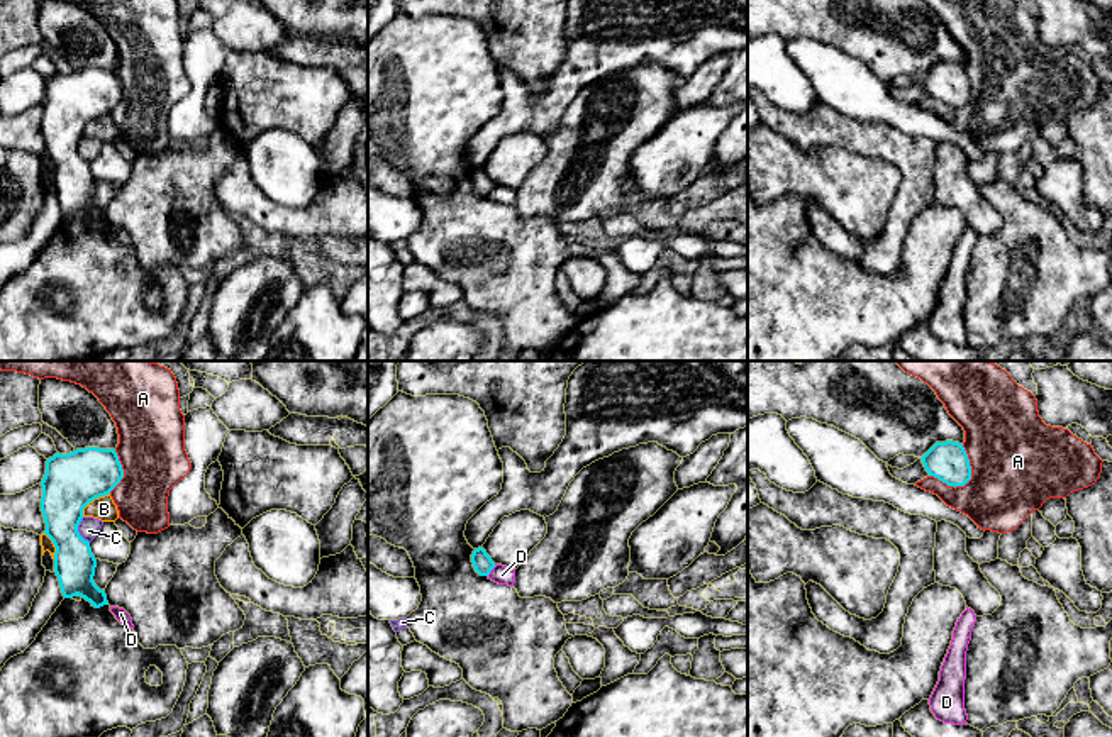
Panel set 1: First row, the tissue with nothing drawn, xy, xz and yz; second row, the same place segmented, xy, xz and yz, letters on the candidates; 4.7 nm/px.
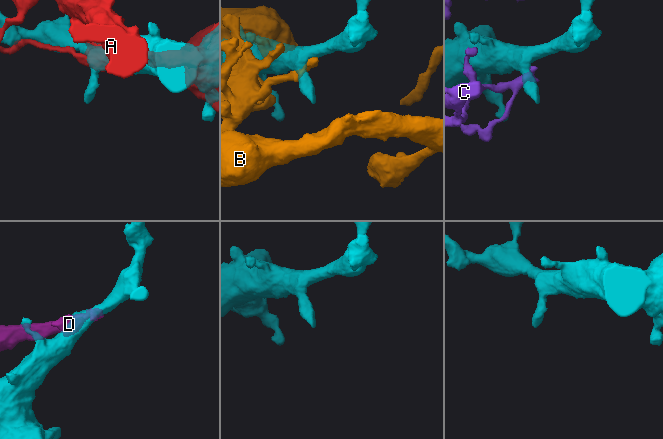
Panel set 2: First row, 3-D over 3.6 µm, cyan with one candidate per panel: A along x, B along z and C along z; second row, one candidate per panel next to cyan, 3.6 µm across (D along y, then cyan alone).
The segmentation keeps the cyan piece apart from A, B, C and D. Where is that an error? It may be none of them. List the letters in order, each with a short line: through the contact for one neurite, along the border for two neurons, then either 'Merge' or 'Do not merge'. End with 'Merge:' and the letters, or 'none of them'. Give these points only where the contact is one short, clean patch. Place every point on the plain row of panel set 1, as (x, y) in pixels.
A: Do not merge
B: Do not merge
C: Do not merge
D: Line: xz (495, 185), (487, 195). Do not merge
Merge: none of them

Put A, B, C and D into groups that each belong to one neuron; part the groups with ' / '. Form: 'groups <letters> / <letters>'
groups A / B / C / D

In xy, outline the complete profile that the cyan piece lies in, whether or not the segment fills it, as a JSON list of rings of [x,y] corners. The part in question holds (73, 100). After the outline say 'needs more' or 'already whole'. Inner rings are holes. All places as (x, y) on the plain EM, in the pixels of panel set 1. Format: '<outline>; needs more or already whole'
[[[85,68],[70,75],[56,73],[46,81],[41,102],[44,154],[53,161],[54,193],[64,219],[81,217],[100,229],[107,215],[95,202],[97,180],[78,146],[83,129],[95,119],[110,115],[124,98],[115,69]]]; already whole

